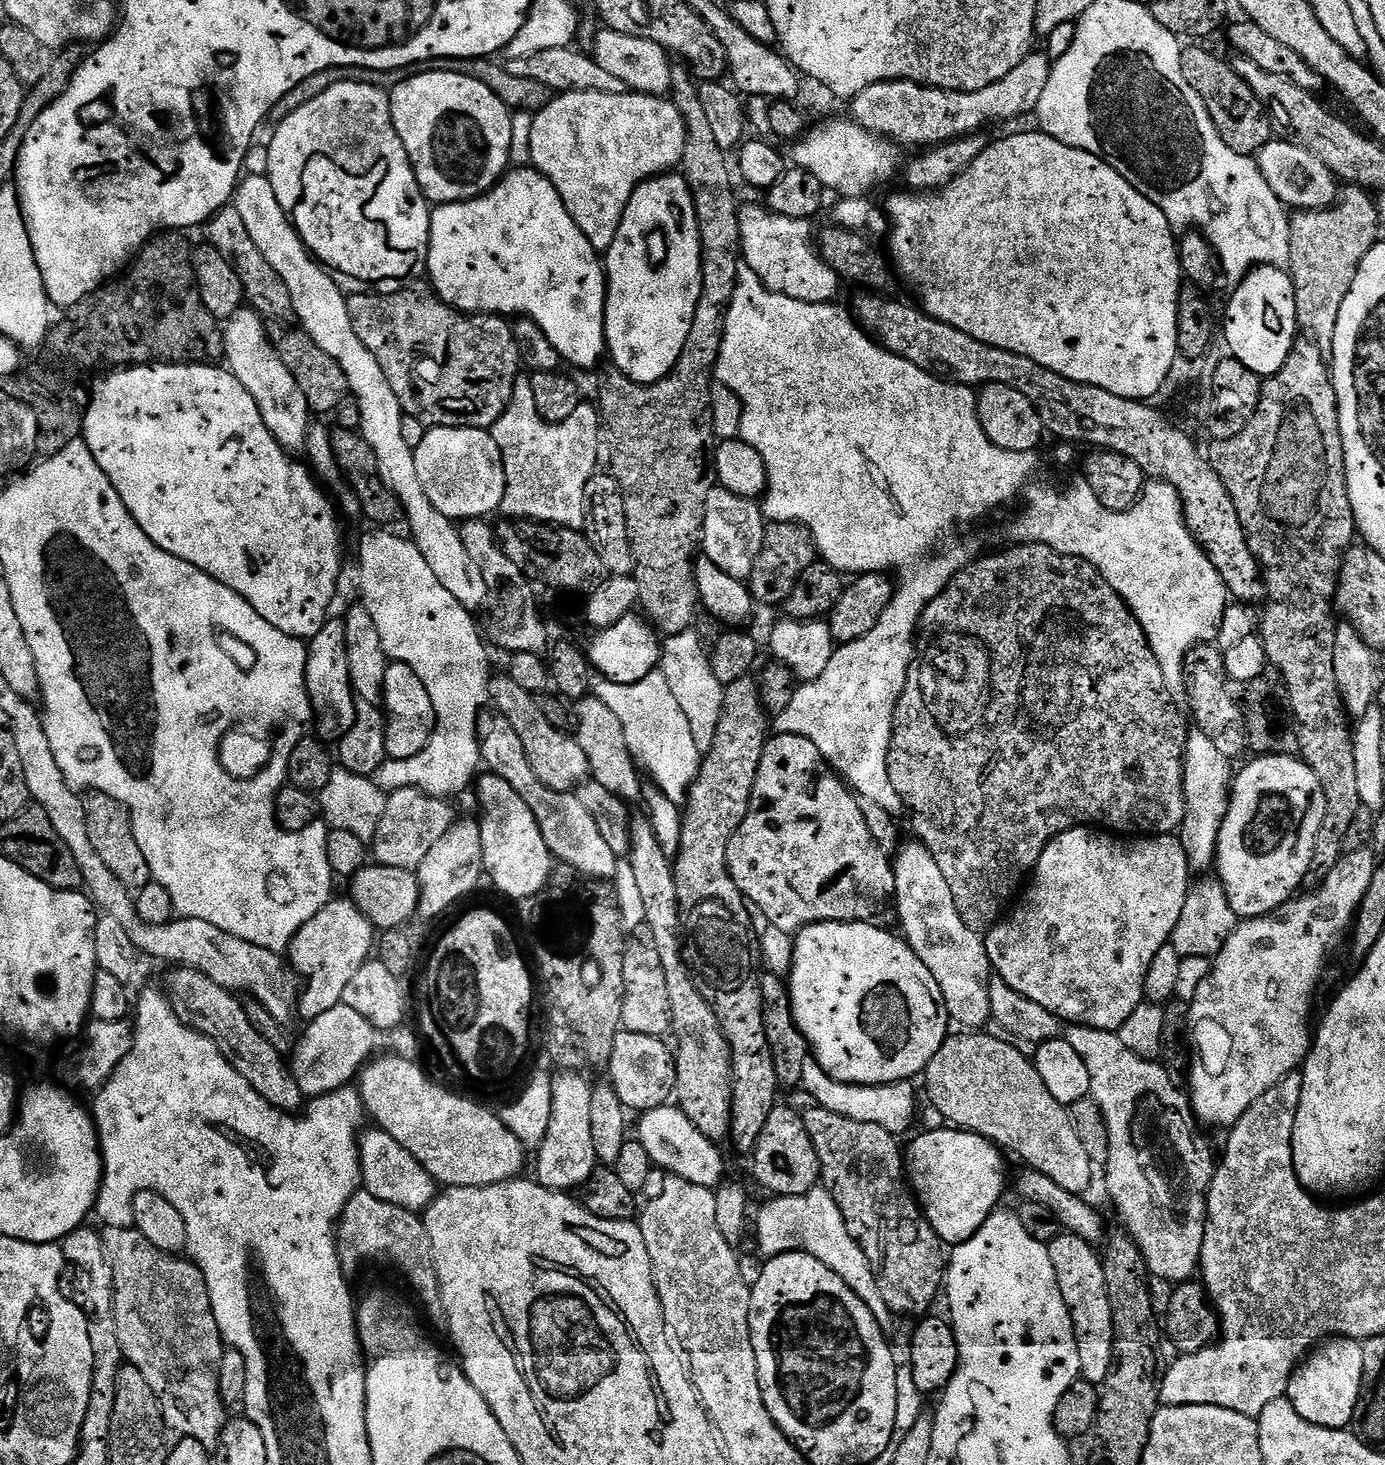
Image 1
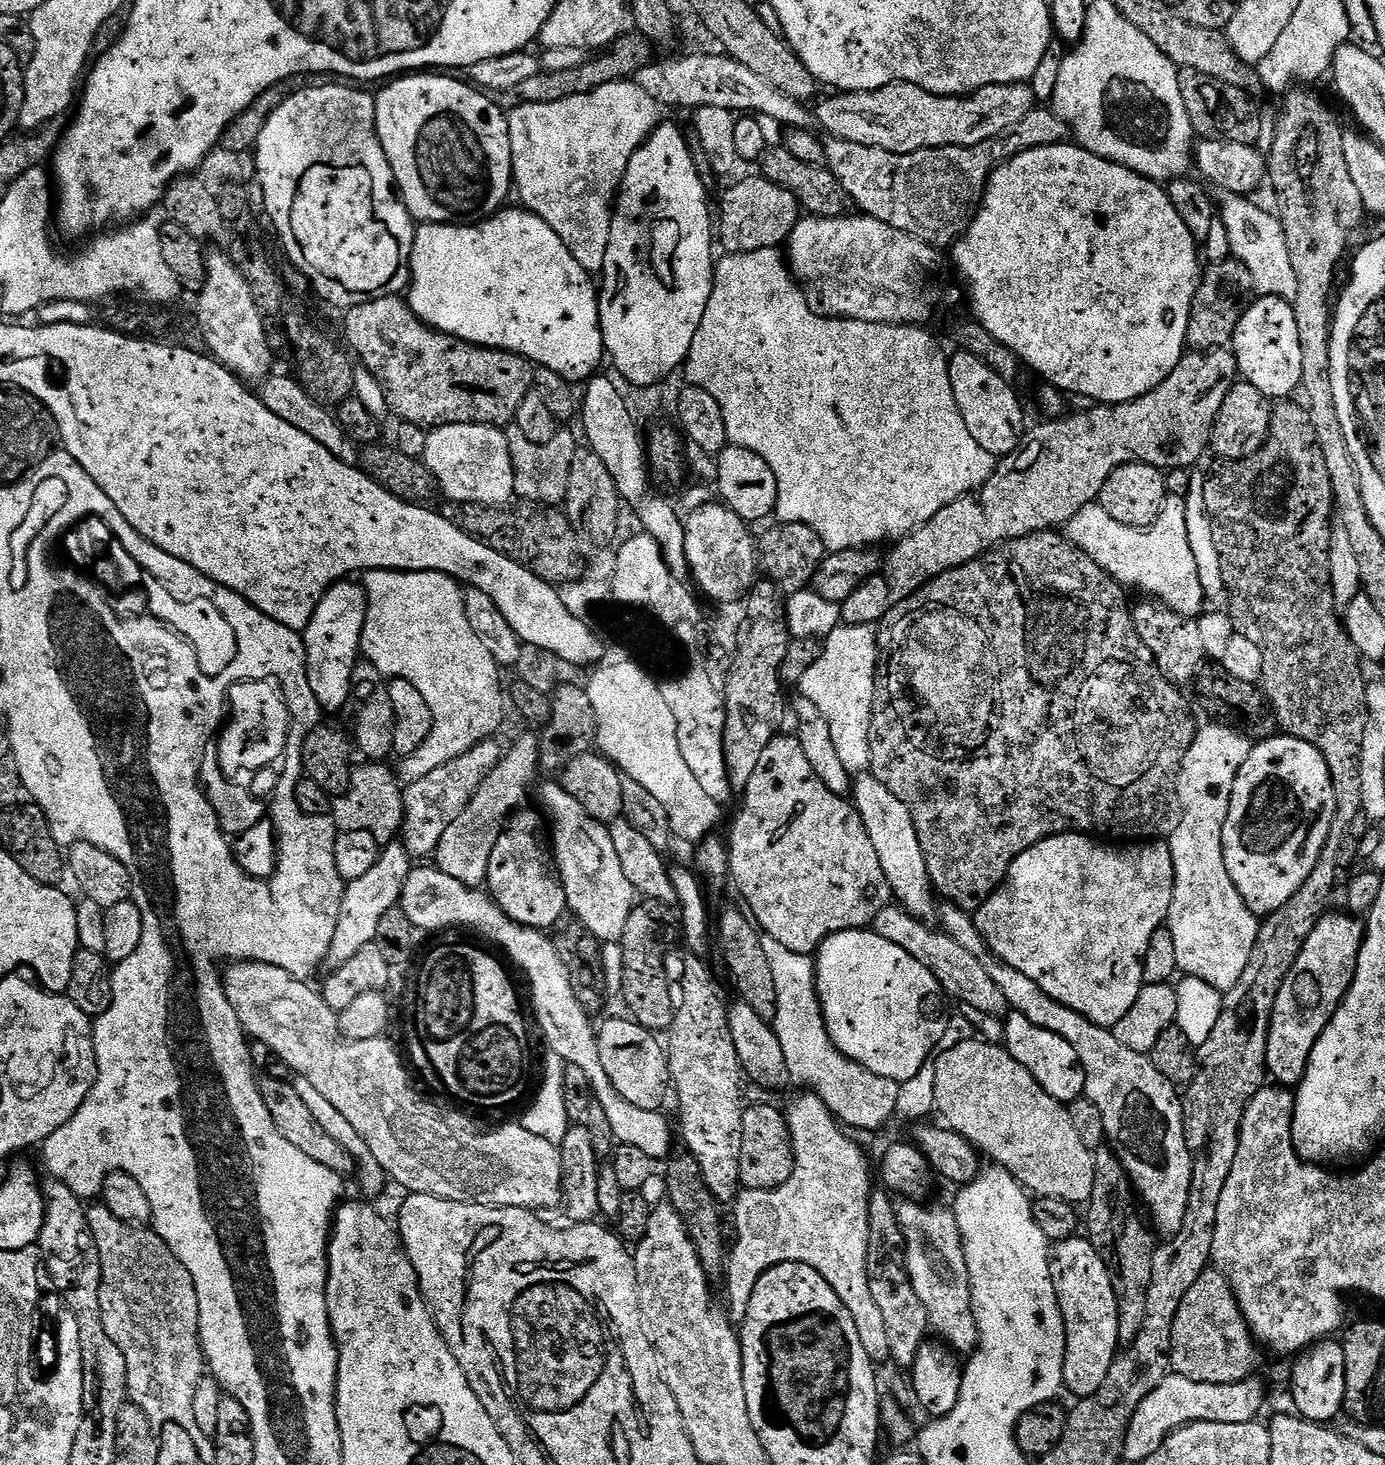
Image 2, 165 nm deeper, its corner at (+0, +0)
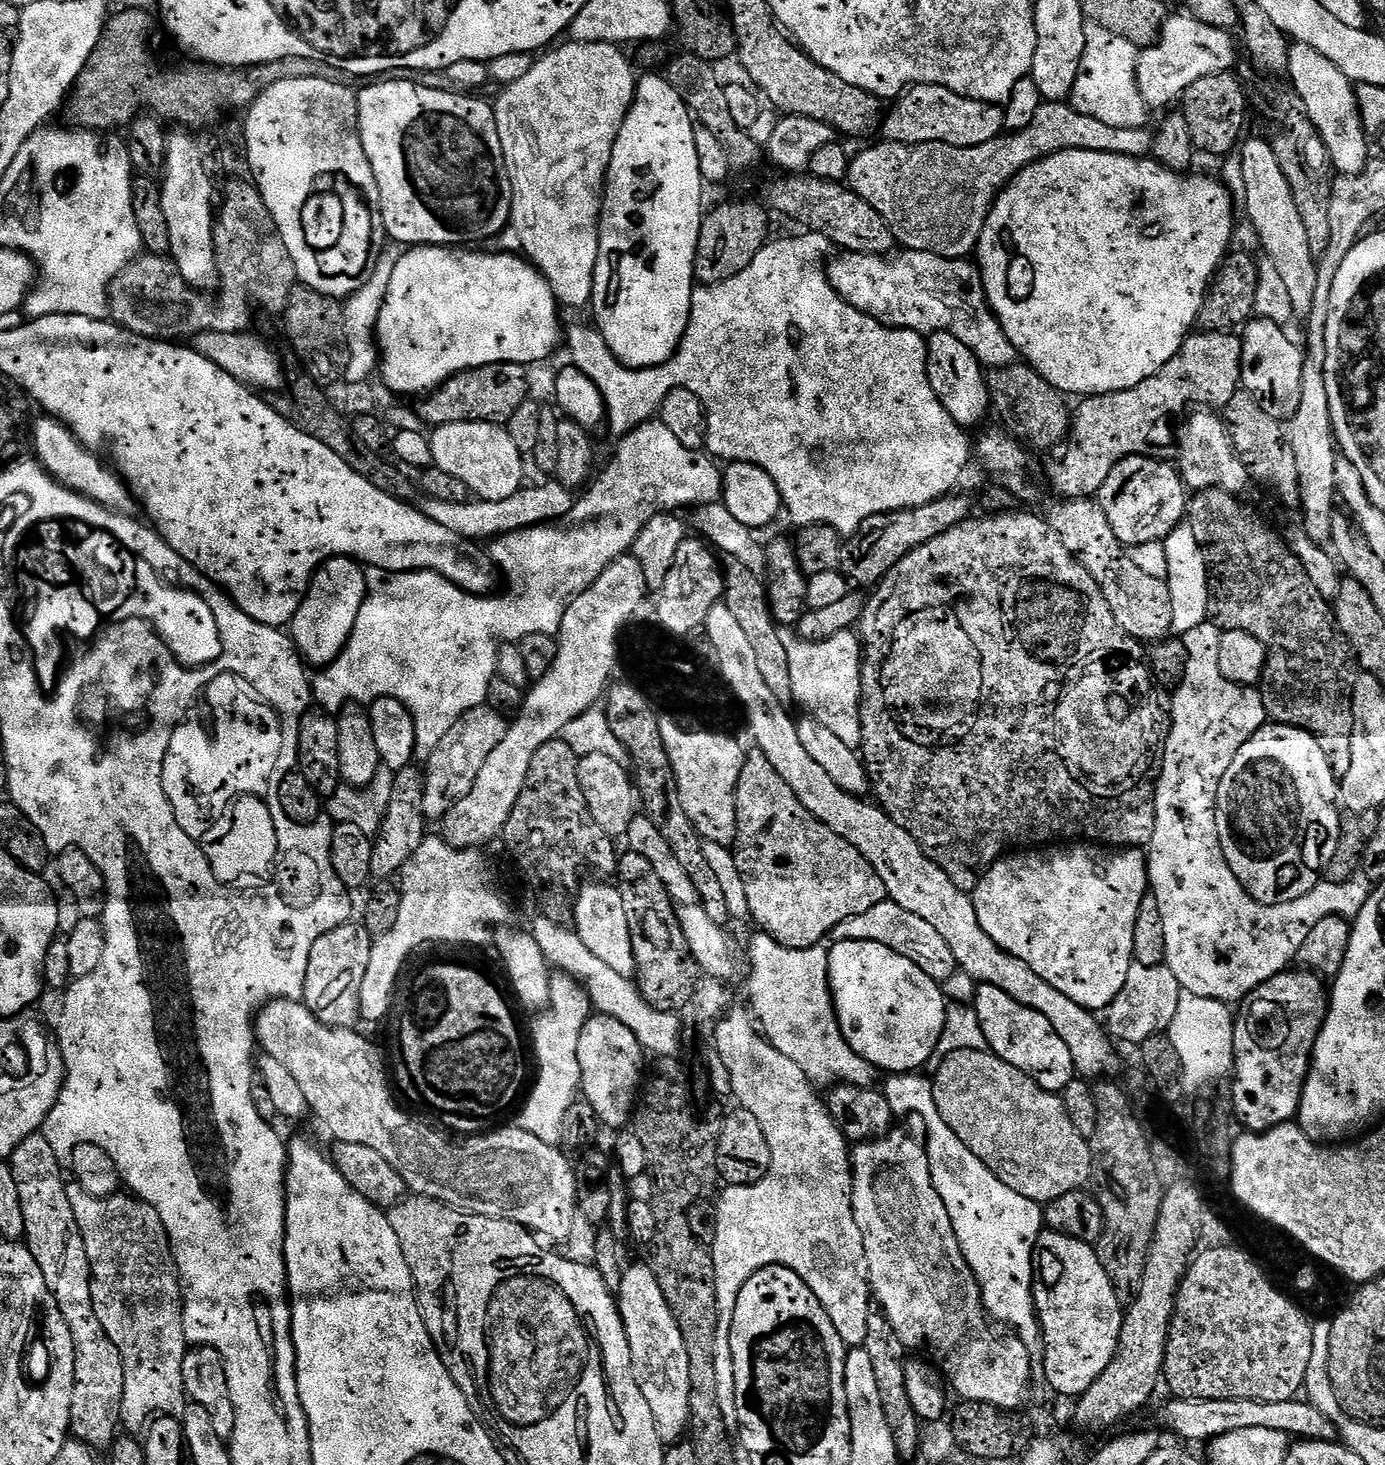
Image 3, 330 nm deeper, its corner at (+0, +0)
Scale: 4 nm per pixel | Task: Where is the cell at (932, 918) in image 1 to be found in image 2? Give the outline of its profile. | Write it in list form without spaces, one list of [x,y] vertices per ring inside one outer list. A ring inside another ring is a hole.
[[[871,772],[855,775],[850,796],[856,812],[866,826],[874,850],[878,853],[878,860],[893,897],[910,915],[927,924],[935,921],[938,916],[938,903],[934,900],[936,894],[929,878],[925,854],[918,842],[917,830],[914,829],[914,822],[906,804],[899,801]]]

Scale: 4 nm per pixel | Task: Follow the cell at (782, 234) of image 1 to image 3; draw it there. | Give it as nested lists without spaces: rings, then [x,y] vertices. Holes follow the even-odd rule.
[[[909,248],[896,250],[887,255],[841,251],[838,256],[840,257],[837,260],[832,258],[827,261],[828,281],[847,304],[854,306],[854,310],[874,318],[878,323],[885,324],[887,328],[905,328],[914,330],[917,334],[933,332],[954,334],[954,338],[958,338],[962,346],[972,351],[981,365],[988,370],[1007,368],[1009,364],[1017,363],[1016,347],[1010,342],[1010,338],[1006,338],[1002,326],[989,308],[988,295],[984,292],[980,269],[971,259],[951,260],[942,258],[938,254]]]

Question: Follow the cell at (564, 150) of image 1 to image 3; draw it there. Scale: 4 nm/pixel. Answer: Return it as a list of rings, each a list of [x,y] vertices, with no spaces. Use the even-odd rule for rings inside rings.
[[[567,43],[556,46],[561,48],[545,51],[528,74],[507,85],[494,100],[498,138],[502,142],[504,164],[510,175],[510,225],[518,231],[523,255],[548,279],[557,301],[565,309],[580,308],[583,304],[585,307],[592,302],[604,180],[614,142],[622,130],[626,114],[632,109],[638,79],[638,72],[624,57],[625,49],[621,45]]]

